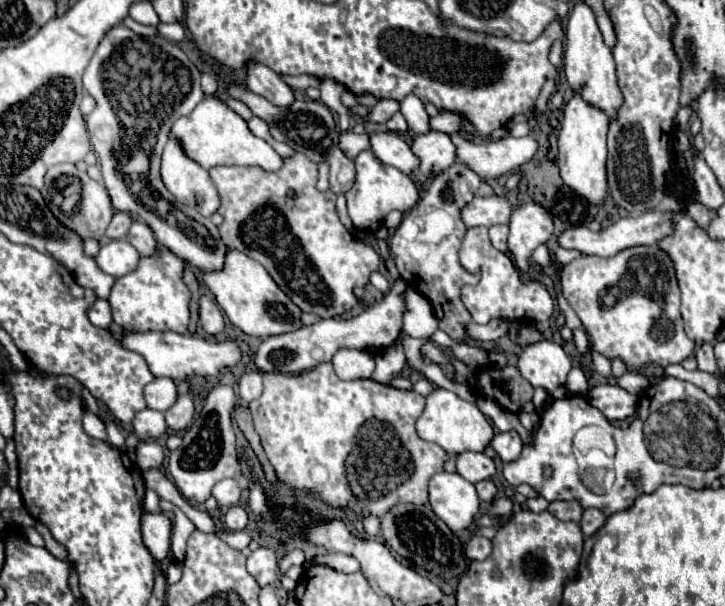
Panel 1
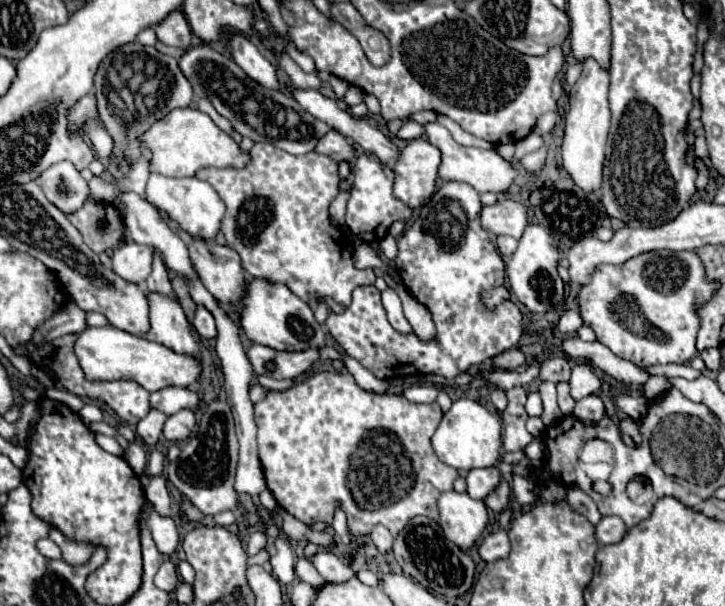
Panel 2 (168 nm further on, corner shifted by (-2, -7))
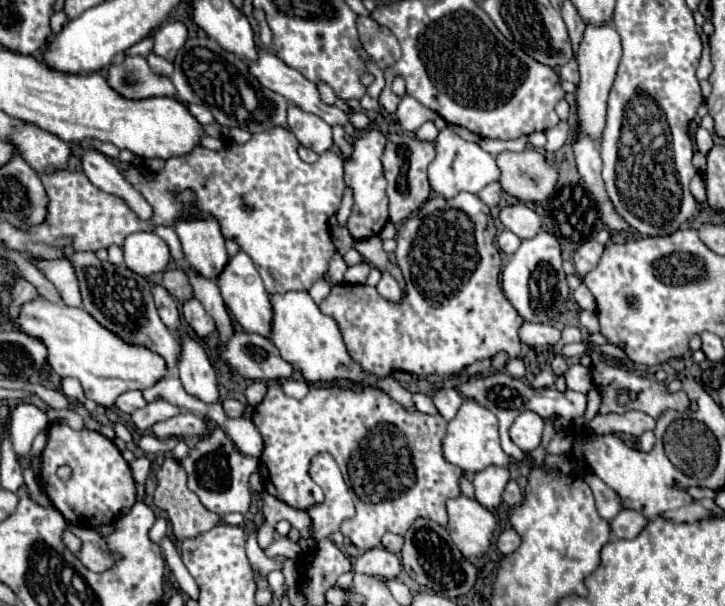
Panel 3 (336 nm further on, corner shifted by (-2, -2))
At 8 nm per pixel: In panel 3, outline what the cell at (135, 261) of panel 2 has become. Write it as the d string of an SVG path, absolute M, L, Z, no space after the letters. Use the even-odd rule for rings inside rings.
M132 233L122 249L124 263L142 277L164 271L170 263L170 249L166 247L166 241L154 233Z

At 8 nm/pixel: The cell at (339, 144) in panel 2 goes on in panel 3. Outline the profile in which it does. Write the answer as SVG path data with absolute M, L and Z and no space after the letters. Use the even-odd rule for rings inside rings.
M290 105L288 123L290 131L304 147L316 153L324 153L332 147L332 127L318 115L306 113L298 105Z

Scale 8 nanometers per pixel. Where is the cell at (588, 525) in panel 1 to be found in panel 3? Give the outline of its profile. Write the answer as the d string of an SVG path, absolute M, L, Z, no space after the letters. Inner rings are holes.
M622 509L610 521L610 527L612 527L612 535L616 539L634 539L646 527L646 523L648 523L648 519L644 515L640 515L638 511Z

